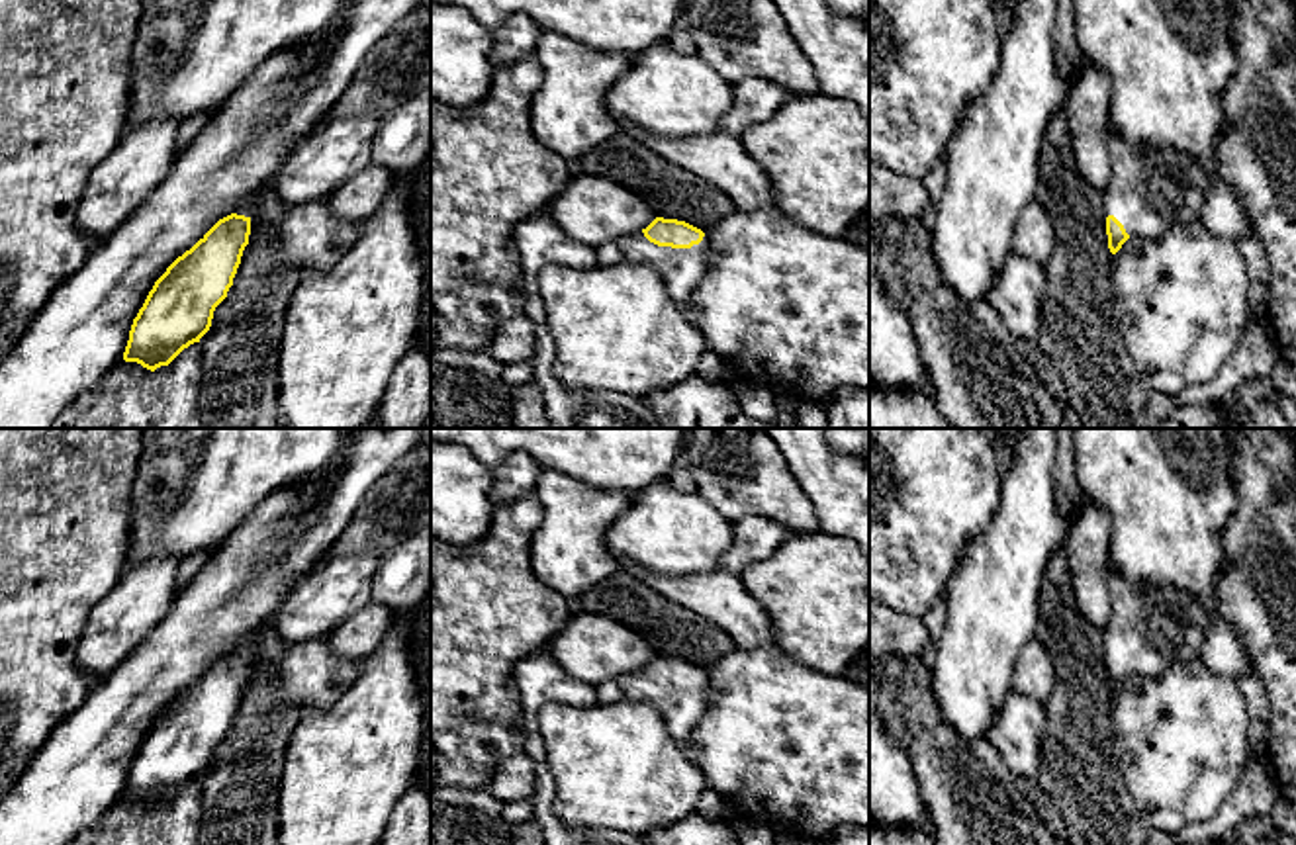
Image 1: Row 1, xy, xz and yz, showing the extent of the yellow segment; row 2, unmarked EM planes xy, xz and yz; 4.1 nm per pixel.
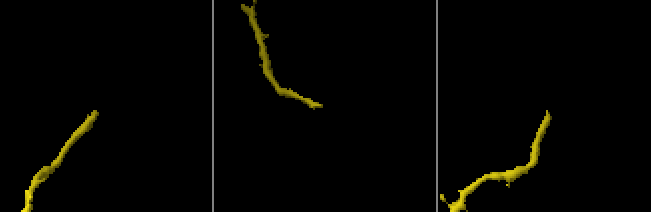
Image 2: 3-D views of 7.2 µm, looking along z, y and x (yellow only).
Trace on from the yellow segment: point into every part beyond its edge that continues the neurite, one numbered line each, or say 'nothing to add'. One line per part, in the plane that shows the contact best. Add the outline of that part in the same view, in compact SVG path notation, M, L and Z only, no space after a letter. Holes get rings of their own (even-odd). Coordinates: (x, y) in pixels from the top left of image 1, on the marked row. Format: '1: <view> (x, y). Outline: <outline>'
1: xz (682, 268). Outline: M642 231L621 237L617 245L628 262L654 268L677 305L687 303L705 274L709 254L707 235L691 248L658 246Z

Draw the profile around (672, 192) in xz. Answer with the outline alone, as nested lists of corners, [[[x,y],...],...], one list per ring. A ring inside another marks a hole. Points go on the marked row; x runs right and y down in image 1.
[[[623,131],[589,151],[572,170],[609,178],[642,198],[658,217],[685,221],[701,231],[738,211],[711,182],[671,164]]]

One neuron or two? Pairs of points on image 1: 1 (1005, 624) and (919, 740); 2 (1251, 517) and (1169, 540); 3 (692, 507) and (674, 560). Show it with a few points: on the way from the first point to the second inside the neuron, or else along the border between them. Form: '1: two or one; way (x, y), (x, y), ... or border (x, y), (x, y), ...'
1: two; border (932, 669), (932, 693), (942, 718), (972, 744)
2: two; border (1232, 480), (1236, 509), (1222, 531), (1224, 572)
3: one; way (686, 521), (674, 538), (674, 546)

